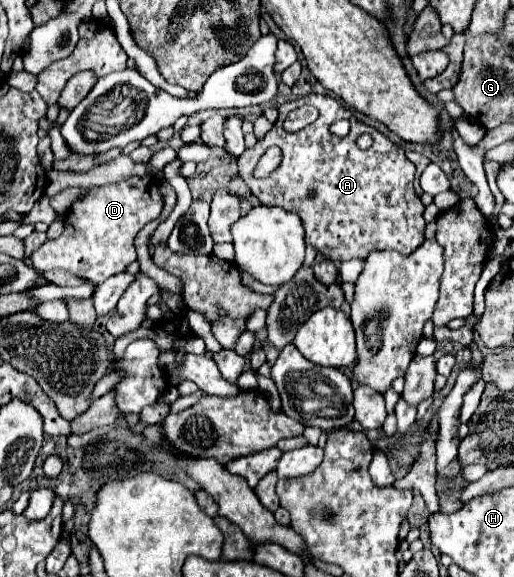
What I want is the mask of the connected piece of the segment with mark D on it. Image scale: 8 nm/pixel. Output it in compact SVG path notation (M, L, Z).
M146 175L90 189L86 197L76 201L68 211L64 233L58 239L46 239L46 243L30 255L32 265L40 271L64 269L92 283L102 283L126 271L126 267L136 261L136 233L162 211L164 201L160 191L156 191L156 183L154 177Z

